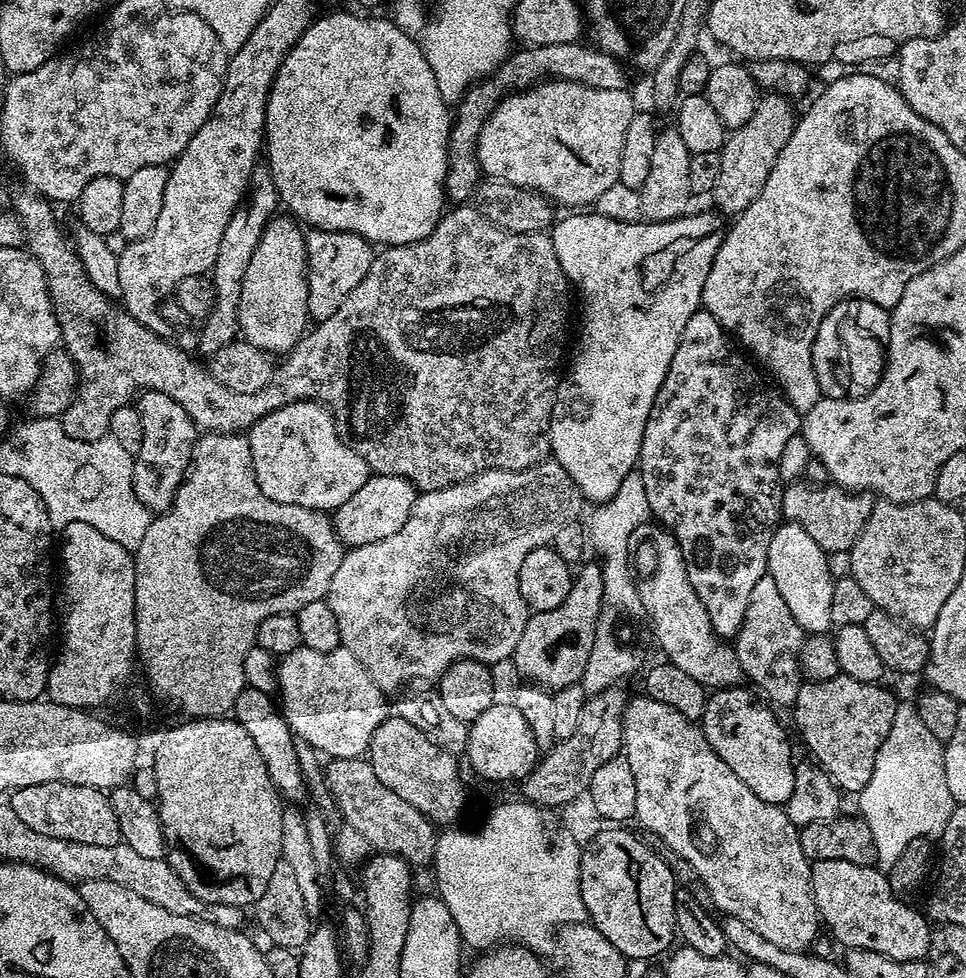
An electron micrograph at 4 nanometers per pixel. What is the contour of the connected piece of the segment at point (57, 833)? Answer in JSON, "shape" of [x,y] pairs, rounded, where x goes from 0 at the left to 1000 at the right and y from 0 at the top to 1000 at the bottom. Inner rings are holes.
{"shape":[[[53,798],[39,804],[27,804],[11,811],[10,821],[14,832],[39,849],[39,853],[52,853],[52,857],[64,857],[72,861],[89,861],[89,865],[118,865],[125,862],[122,832],[118,832],[113,811],[107,806],[81,804]]]}

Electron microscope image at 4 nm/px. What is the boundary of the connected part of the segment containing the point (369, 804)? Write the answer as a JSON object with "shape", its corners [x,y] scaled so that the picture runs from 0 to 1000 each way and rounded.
{"shape":[[[341,776],[339,780],[340,790],[335,798],[340,801],[340,810],[349,828],[356,833],[355,842],[365,847],[381,862],[382,868],[393,873],[414,875],[424,885],[448,882],[453,851],[447,839],[429,828],[424,820],[412,816],[404,804],[395,804],[380,776]]]}

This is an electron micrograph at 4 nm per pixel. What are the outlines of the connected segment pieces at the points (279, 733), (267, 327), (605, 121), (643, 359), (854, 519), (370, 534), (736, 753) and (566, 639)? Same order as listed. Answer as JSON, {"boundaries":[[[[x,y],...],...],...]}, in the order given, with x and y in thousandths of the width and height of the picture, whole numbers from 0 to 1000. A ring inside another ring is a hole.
{"boundaries":[[[[254,702],[244,715],[242,734],[252,742],[255,751],[263,755],[263,763],[267,763],[267,771],[271,771],[280,796],[290,807],[293,817],[298,820],[311,820],[306,818],[313,817],[318,812],[319,802],[315,799],[315,785],[311,782],[311,769],[306,766],[308,758],[288,727],[287,717],[271,706]]],[[[287,219],[277,226],[277,233],[271,239],[267,253],[263,255],[263,261],[259,264],[259,272],[255,272],[255,284],[251,284],[246,321],[252,347],[258,348],[260,352],[278,362],[301,360],[304,353],[315,345],[316,339],[320,338],[319,246],[316,234],[301,220]]],[[[567,80],[550,90],[523,98],[505,118],[505,124],[493,142],[493,166],[498,177],[510,185],[551,193],[577,210],[589,209],[592,215],[616,210],[620,199],[640,185],[648,133],[652,130],[652,121],[660,113],[660,106],[654,103],[652,95],[644,90],[619,92],[596,82]],[[605,106],[629,106],[629,110],[617,119],[616,112],[605,110]]],[[[596,215],[585,225],[577,224],[569,240],[573,247],[573,260],[578,260],[578,268],[582,276],[588,281],[589,291],[600,298],[605,306],[605,340],[600,344],[600,353],[592,364],[592,373],[587,373],[582,388],[576,394],[576,410],[571,416],[571,430],[569,431],[569,452],[571,453],[570,469],[580,473],[582,481],[594,489],[598,501],[605,506],[606,512],[614,516],[631,512],[640,503],[641,497],[647,492],[650,483],[657,480],[663,473],[665,460],[665,444],[669,440],[669,431],[673,427],[673,419],[677,415],[677,407],[689,387],[689,378],[694,378],[694,366],[698,366],[698,358],[702,358],[702,346],[706,346],[706,337],[710,337],[710,329],[714,329],[714,321],[726,318],[727,292],[731,292],[731,280],[735,280],[735,272],[739,262],[743,260],[745,248],[749,246],[752,225],[748,220],[740,216],[725,217],[704,221],[688,229],[674,227],[650,228],[637,226],[636,223],[621,221],[616,215]]],[[[820,493],[808,502],[807,522],[817,536],[830,538],[835,546],[856,566],[876,563],[881,565],[884,554],[892,546],[903,525],[904,508],[899,505],[880,503],[860,493],[832,495]]],[[[382,486],[381,492],[362,508],[362,513],[354,513],[354,517],[346,520],[348,548],[360,560],[370,560],[412,546],[420,538],[420,530],[424,530],[432,506],[433,501],[420,489]]],[[[777,702],[747,703],[733,713],[727,747],[743,775],[747,775],[747,779],[752,779],[752,783],[756,783],[785,816],[812,824],[822,808],[822,776],[820,765],[812,754],[812,744],[803,737],[802,730]]],[[[620,576],[599,578],[595,586],[590,607],[582,611],[582,620],[573,620],[573,624],[551,626],[545,636],[545,644],[540,644],[540,652],[536,652],[536,661],[528,672],[528,679],[534,682],[534,687],[546,698],[557,699],[561,703],[575,706],[591,699],[600,698],[604,686],[607,684],[608,673],[611,672],[612,662],[615,661],[617,638],[620,636],[624,613],[624,583]]]]}

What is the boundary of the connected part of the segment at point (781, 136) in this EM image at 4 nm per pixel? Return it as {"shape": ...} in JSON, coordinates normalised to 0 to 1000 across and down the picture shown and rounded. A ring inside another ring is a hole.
{"shape":[[[804,94],[788,97],[776,125],[761,132],[751,142],[744,154],[747,175],[743,177],[743,186],[739,186],[739,194],[735,197],[742,218],[761,223],[776,211],[776,207],[781,207],[781,202],[785,202],[785,198],[789,198],[789,190],[793,190],[793,182],[797,182],[805,157],[810,157],[810,149],[818,145],[818,137],[824,132],[826,115],[820,111],[820,106],[817,99],[806,98]]]}

